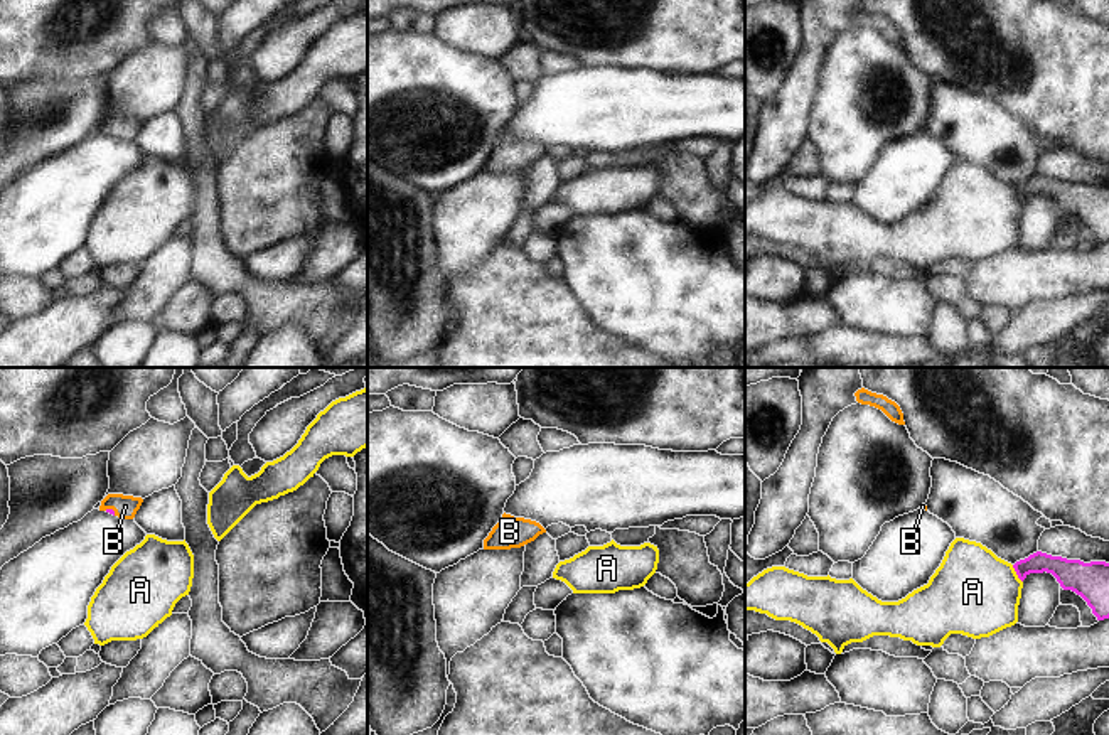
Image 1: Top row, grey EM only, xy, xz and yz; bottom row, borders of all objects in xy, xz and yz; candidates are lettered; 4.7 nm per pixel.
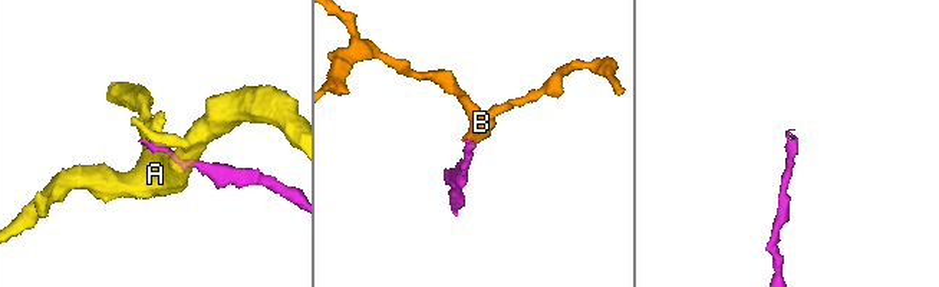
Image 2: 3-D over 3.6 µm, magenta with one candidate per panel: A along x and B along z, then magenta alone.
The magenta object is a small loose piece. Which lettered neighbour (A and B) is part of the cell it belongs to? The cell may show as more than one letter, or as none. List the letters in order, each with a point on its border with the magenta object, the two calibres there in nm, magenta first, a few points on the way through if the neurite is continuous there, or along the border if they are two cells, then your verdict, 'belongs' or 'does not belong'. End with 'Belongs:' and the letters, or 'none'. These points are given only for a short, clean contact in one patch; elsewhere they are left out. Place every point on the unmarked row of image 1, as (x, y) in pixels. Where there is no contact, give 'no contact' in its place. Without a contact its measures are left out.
A: meets magenta in yz at (1017, 196); 140 nm thick on the magenta side, 400 nm on the other; border along yz (1012, 187), (1022, 204); does not belong
B: meets magenta in xy at (112, 132); 20 nm thick on the magenta side, 110 nm on the other; runs through xy (110, 134), (112, 132), (125, 128); belongs
Belongs: B

